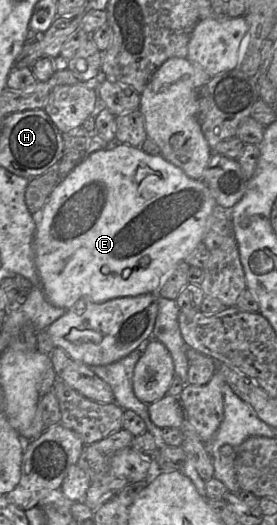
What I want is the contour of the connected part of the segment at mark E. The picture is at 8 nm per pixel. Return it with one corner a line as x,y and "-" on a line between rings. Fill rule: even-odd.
119,144
113,149
99,150
86,155
53,189
42,208
40,221
37,224
34,237
35,266
47,300
56,307
68,310
79,299
102,303
117,297
138,296
146,293
157,294
168,274
180,262
185,261
198,244
203,242
216,206
218,205
215,199
202,180
190,178
181,168
170,163
161,155
149,155
141,148
128,144
-
143,257
147,257
147,265
140,267
139,260

